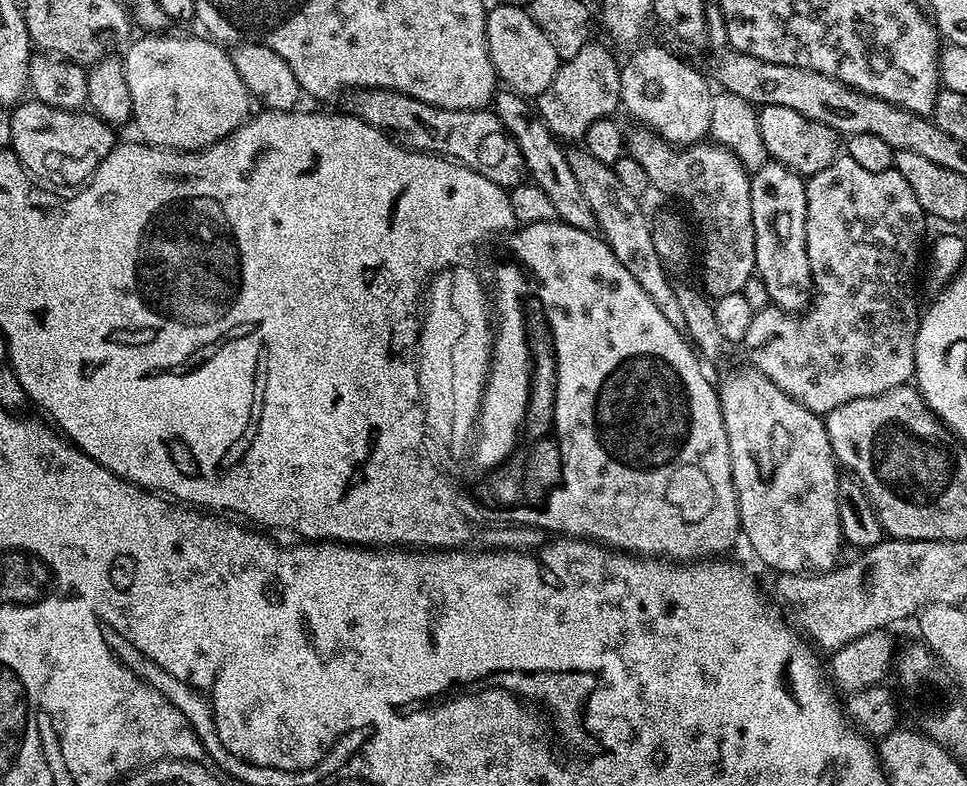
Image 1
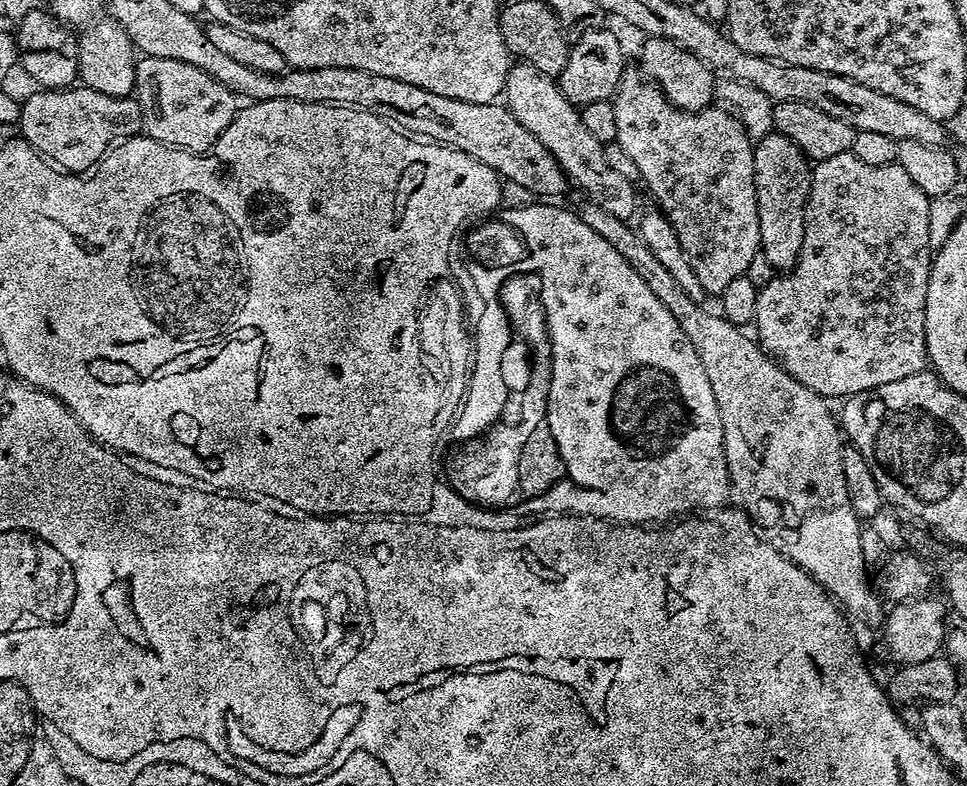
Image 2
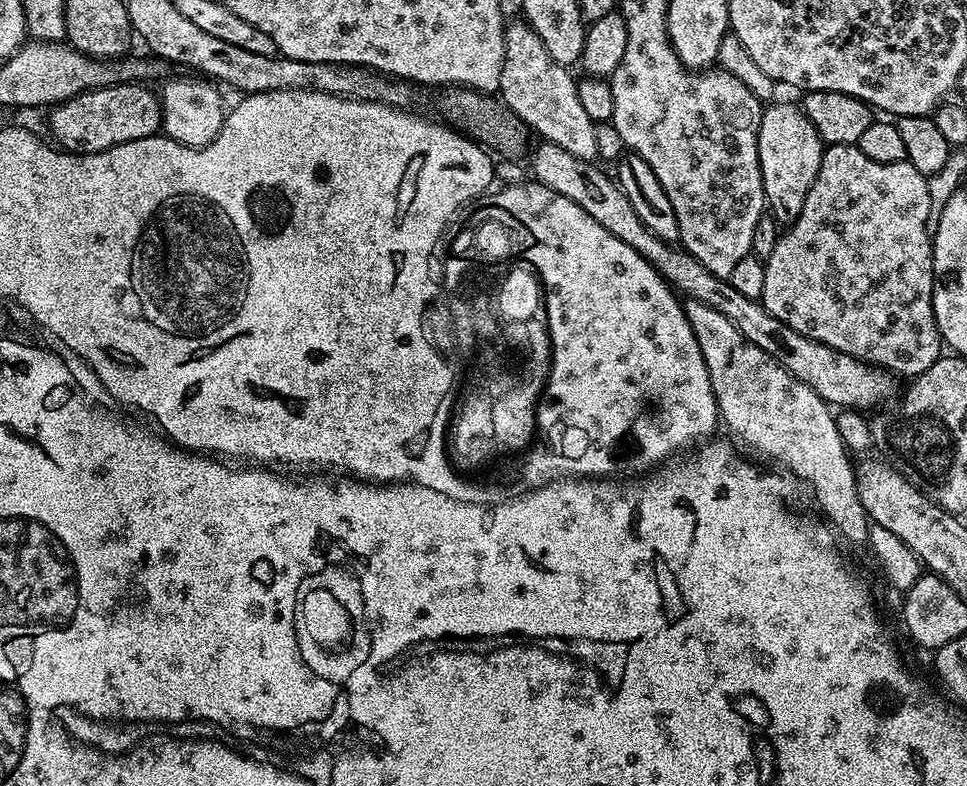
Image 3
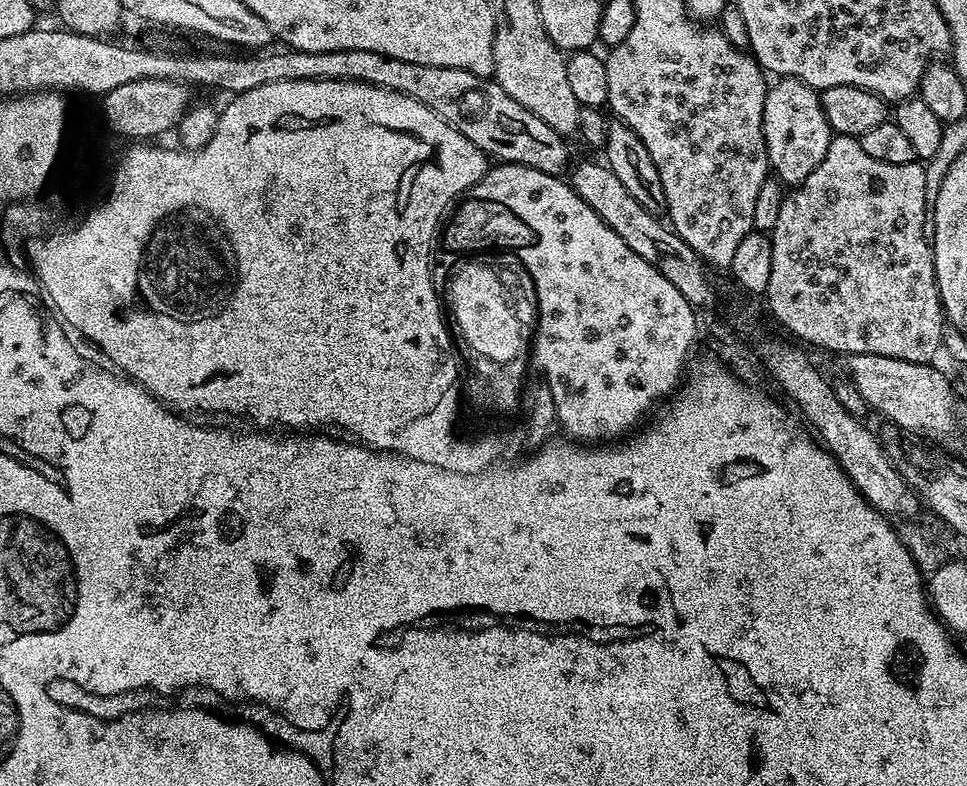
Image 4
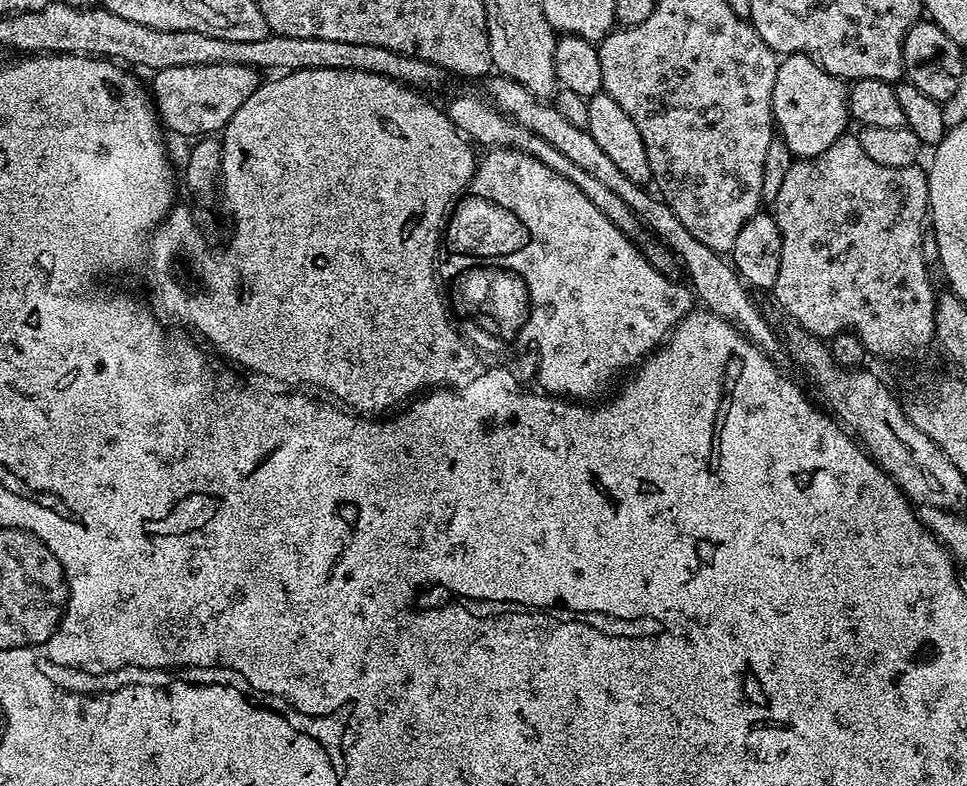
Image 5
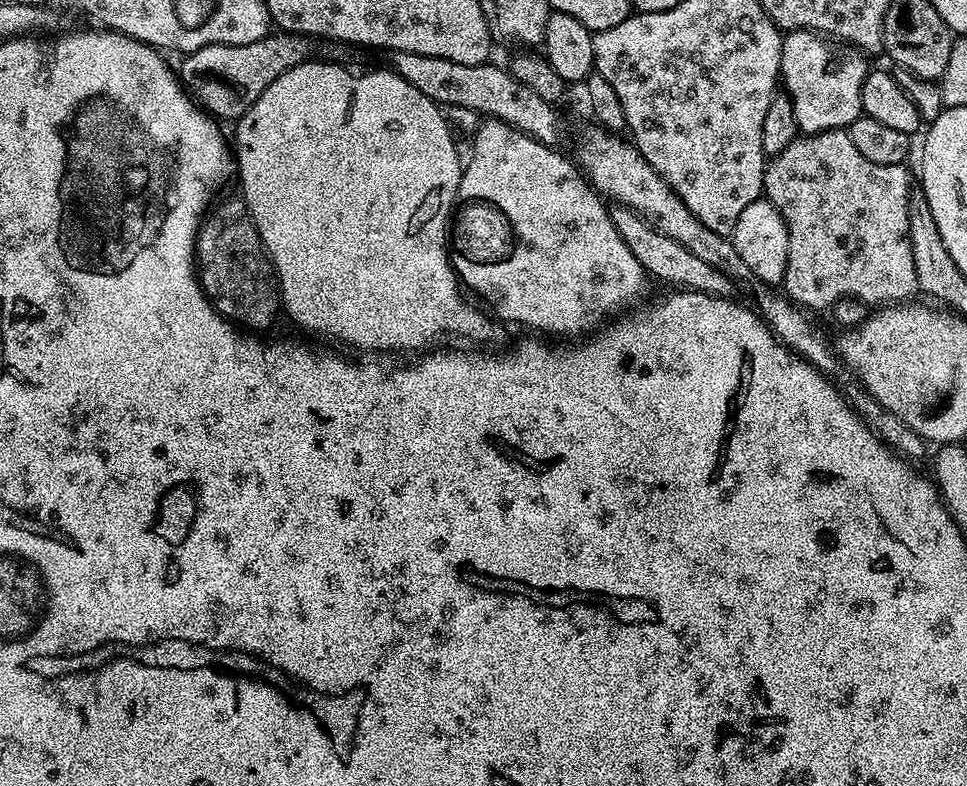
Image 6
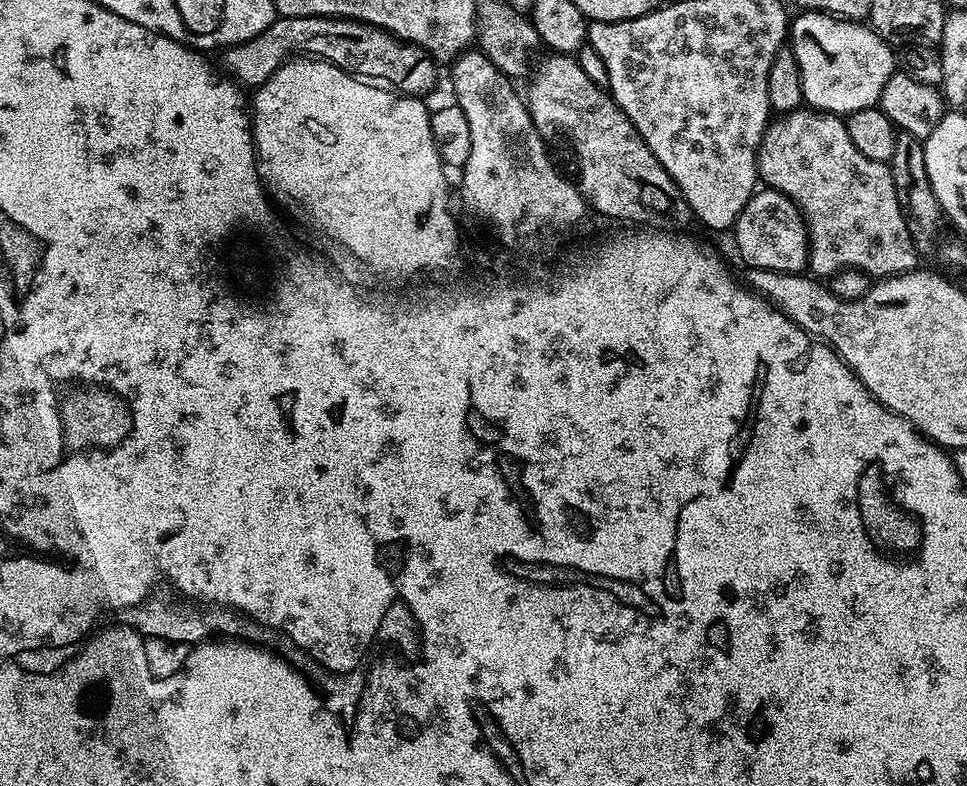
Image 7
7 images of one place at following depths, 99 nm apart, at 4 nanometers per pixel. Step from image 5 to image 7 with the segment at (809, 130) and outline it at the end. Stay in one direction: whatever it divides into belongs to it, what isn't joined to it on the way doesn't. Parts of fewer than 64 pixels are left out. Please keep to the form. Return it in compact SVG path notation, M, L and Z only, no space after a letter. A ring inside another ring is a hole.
M804 10L799 15L790 24L790 49L801 74L803 103L815 111L830 112L841 118L858 110L877 107L882 86L886 86L886 82L898 68L898 56L893 45L882 39L875 29L864 22L841 20L828 12Z

